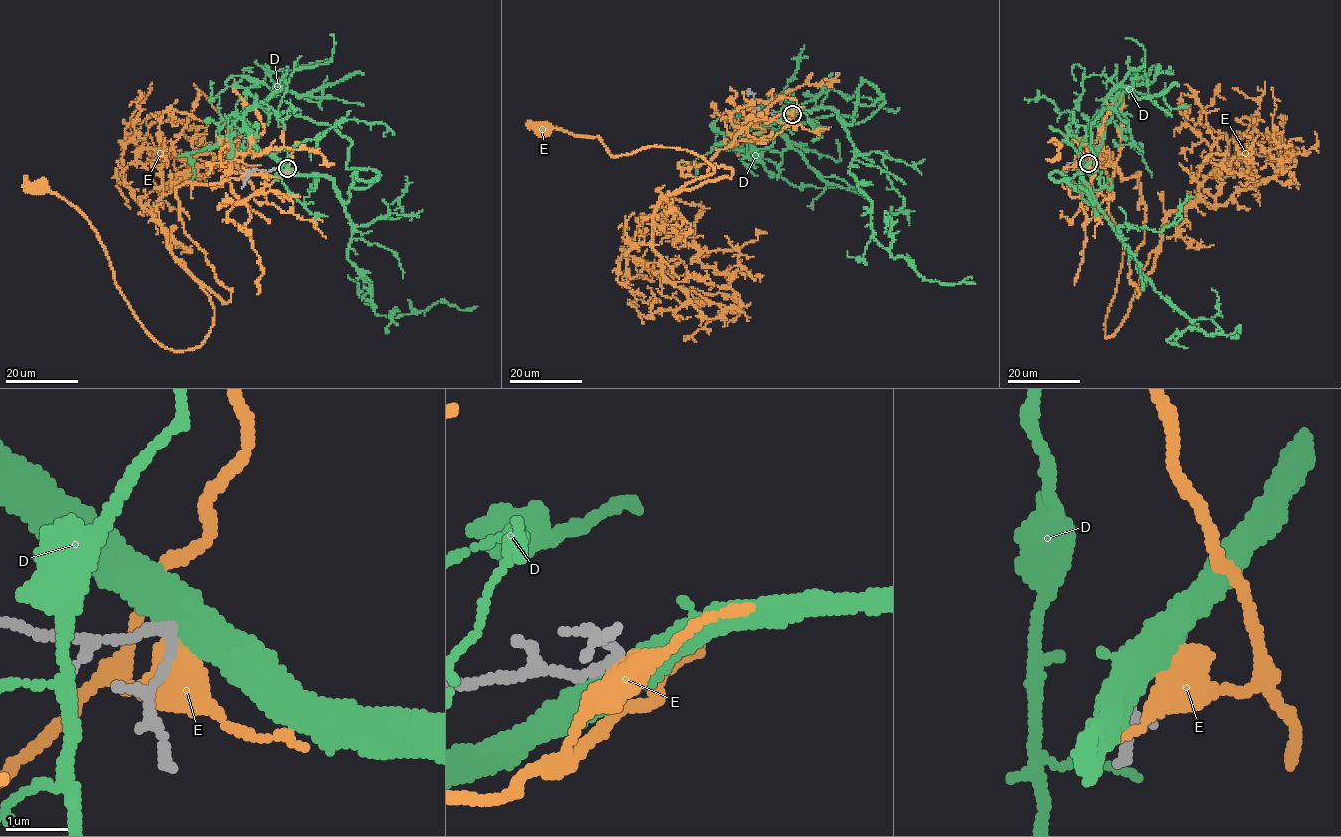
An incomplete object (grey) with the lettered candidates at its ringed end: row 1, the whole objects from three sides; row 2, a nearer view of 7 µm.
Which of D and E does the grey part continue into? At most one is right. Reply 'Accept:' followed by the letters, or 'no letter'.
Accept: no letter

